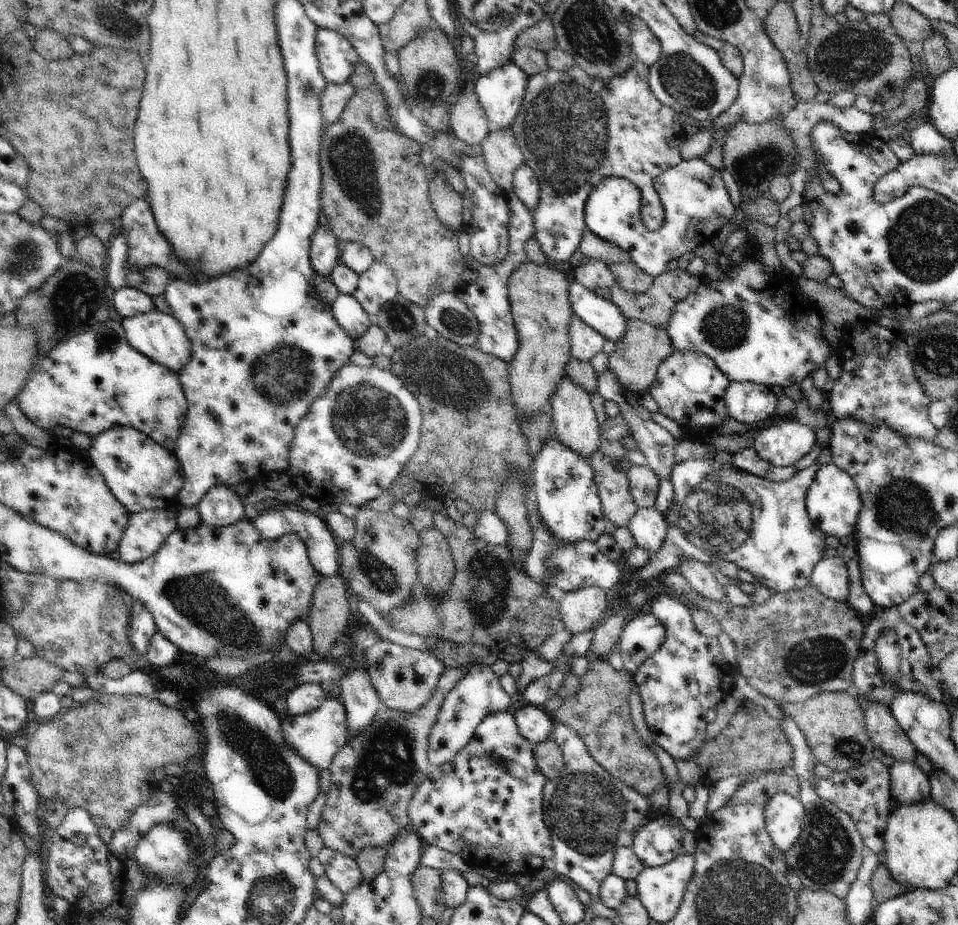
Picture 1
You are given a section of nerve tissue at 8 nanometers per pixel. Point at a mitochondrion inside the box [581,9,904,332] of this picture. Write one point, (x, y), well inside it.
(852, 55)

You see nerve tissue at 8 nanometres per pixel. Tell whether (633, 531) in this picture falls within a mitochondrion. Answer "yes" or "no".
no

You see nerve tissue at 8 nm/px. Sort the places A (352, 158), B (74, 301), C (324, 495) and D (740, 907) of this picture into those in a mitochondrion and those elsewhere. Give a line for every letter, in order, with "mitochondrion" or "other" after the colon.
A: mitochondrion
B: mitochondrion
C: other
D: mitochondrion

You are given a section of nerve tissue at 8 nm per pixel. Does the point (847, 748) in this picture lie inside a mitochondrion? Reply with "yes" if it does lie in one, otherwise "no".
yes

